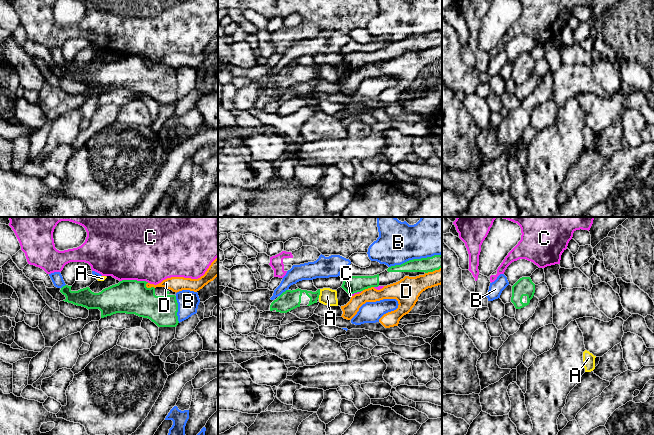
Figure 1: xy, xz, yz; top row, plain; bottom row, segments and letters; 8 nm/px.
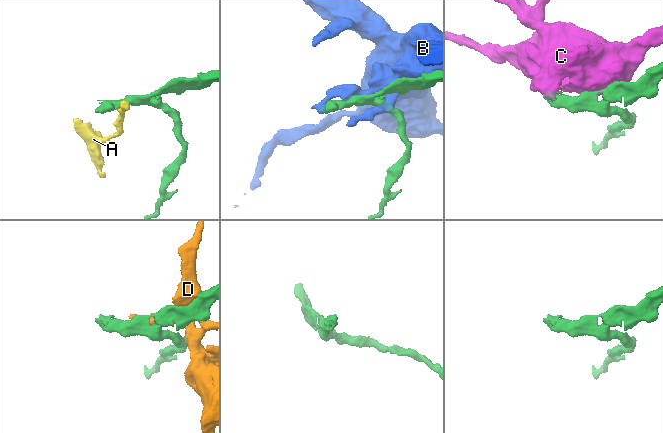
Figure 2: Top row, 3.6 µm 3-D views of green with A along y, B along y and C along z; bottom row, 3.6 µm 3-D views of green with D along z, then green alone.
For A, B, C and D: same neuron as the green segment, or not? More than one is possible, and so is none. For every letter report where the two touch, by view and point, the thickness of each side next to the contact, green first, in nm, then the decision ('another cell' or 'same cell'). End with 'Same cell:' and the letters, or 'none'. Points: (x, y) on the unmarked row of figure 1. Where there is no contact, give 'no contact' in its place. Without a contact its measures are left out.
A: xz (319, 69) | 160/130 nm | another cell
B: xz (415, 35) | 120/320 nm | another cell
C: xy (134, 56) | 280/460 nm | another cell
D: xy (149, 64) | 280/120 nm | another cell
Same cell: none

